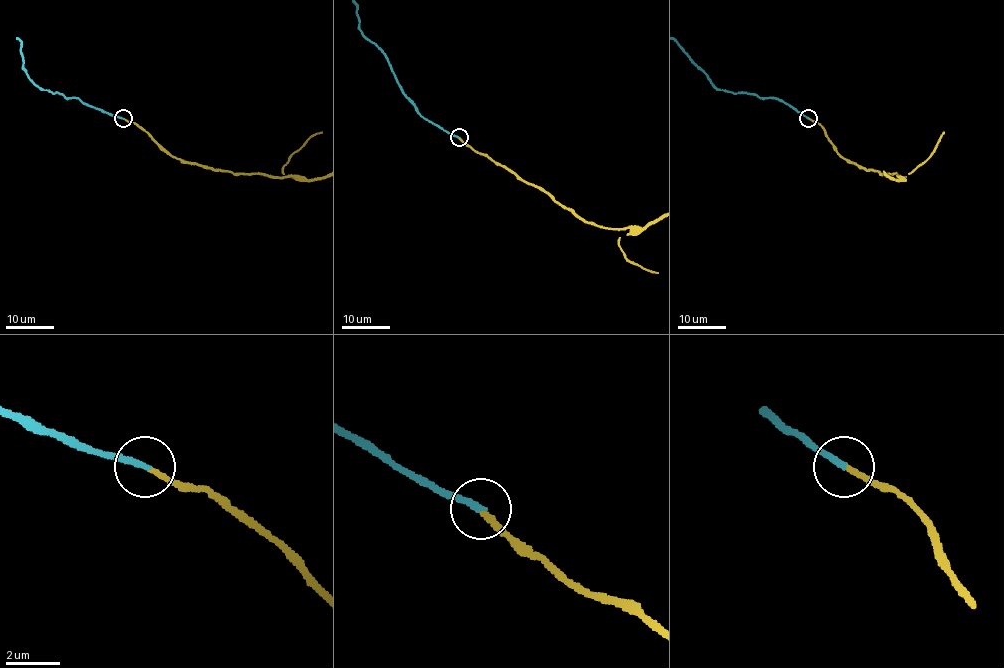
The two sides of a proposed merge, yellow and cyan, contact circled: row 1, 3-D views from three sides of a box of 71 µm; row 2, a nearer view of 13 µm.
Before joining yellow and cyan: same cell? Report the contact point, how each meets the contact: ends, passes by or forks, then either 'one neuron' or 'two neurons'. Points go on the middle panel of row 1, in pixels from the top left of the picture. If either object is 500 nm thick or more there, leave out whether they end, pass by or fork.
place (459, 137); yellow ends; cyan ends; one neuron

